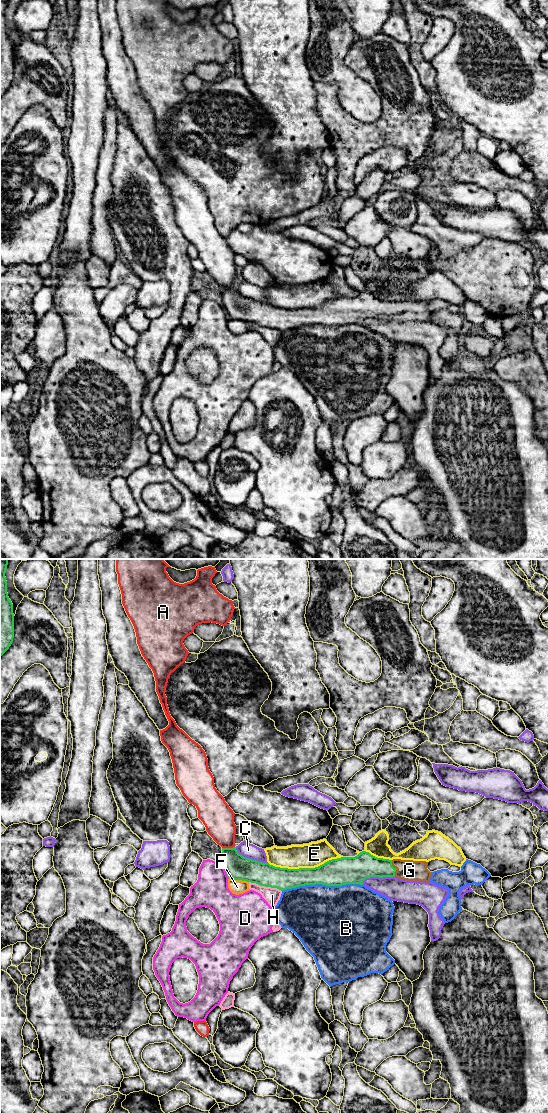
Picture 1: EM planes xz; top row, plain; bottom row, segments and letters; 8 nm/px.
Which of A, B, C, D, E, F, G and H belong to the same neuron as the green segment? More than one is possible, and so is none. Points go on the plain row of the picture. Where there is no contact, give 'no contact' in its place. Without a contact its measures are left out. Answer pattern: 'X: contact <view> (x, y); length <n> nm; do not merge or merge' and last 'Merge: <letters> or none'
A: contact xz (228, 288); length 110 nm; do not merge
B: contact xz (322, 324); length 650 nm; do not merge
C: contact xz (250, 299); length 300 nm; do not merge
D: contact xz (226, 313); length 110 nm; do not merge
E: contact xz (305, 308); length 600 nm; do not merge
F: contact xz (239, 319); length 170 nm; do not merge
G: contact xz (395, 308); length 140 nm; merge
H: contact xz (265, 326); length 280 nm; do not merge
Merge: G

